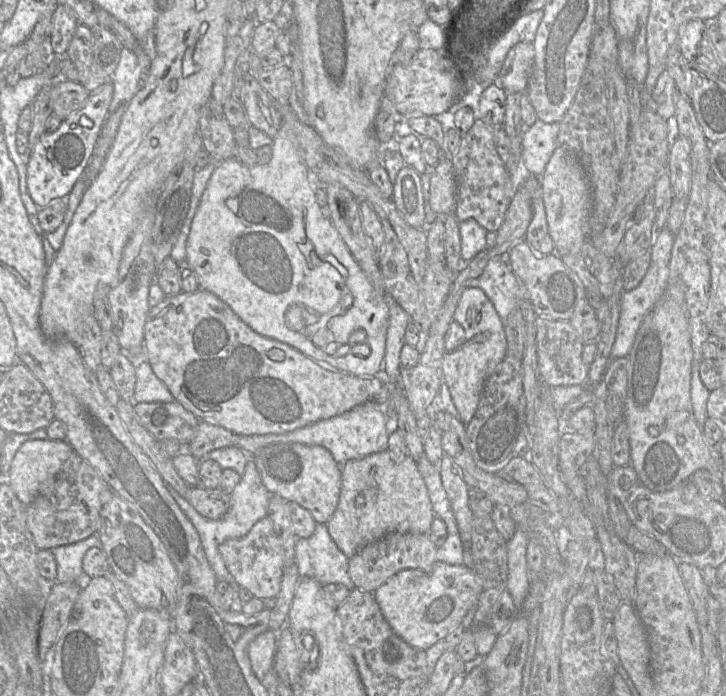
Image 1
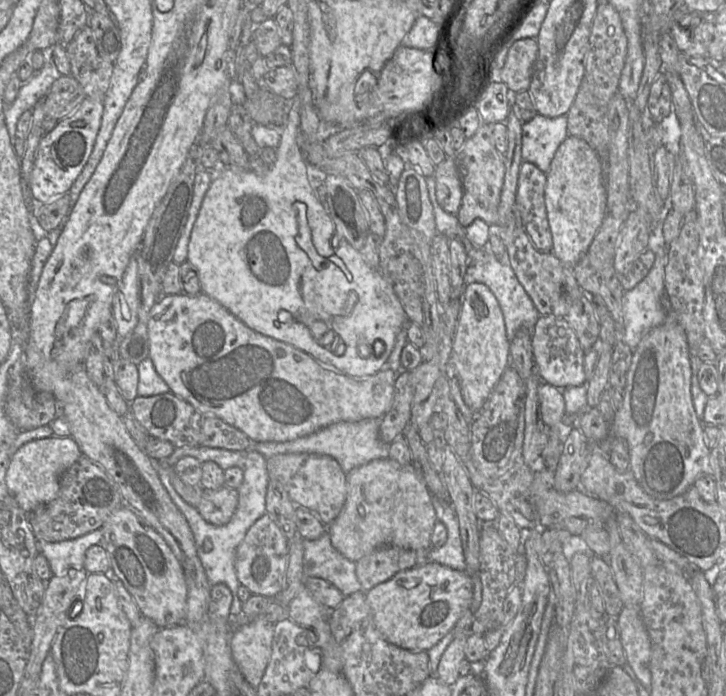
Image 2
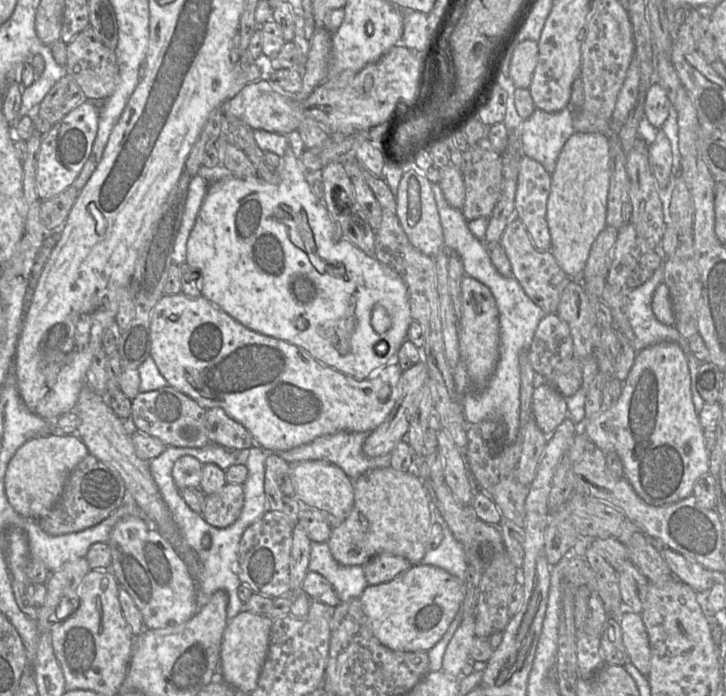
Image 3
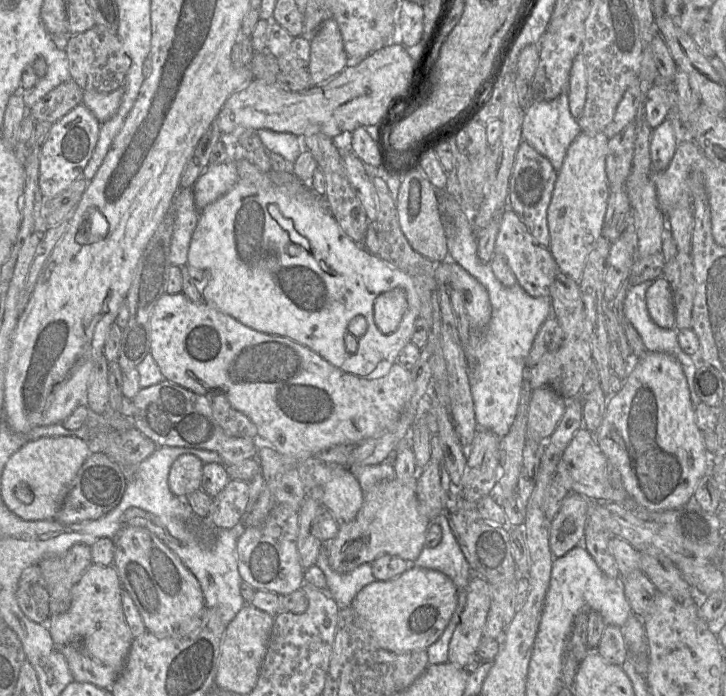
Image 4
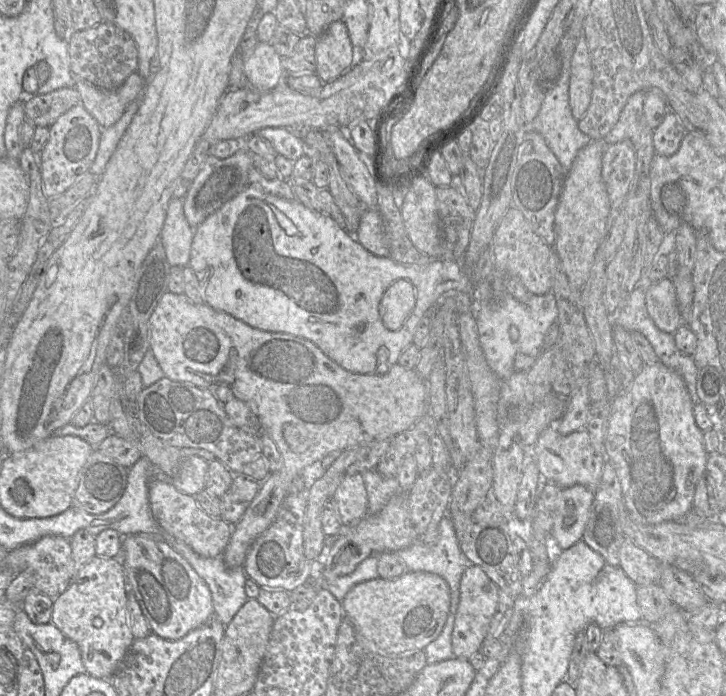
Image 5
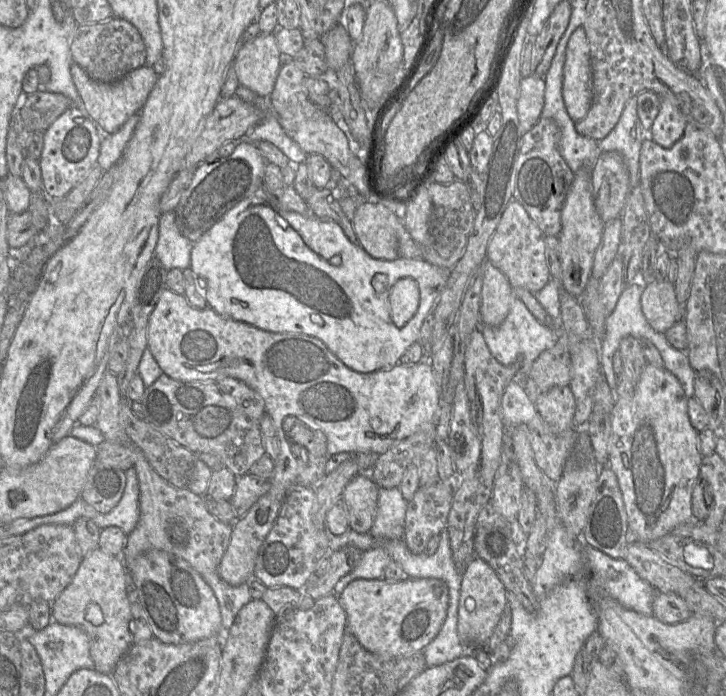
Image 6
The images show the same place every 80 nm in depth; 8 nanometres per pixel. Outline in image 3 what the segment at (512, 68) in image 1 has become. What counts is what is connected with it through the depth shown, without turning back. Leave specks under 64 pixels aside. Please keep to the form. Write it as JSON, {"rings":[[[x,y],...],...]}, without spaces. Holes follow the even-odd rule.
{"rings":[[[525,40],[513,51],[508,76],[515,88],[529,88],[538,62],[538,41]]]}

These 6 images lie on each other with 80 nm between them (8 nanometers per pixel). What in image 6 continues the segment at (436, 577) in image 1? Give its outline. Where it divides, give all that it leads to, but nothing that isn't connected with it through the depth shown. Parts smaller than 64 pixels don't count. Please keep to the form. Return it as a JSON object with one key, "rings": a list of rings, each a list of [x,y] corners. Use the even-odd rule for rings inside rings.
{"rings":[[[404,577],[401,580],[386,580],[380,579],[356,579],[350,582],[343,592],[338,596],[338,600],[342,605],[347,617],[347,631],[352,633],[364,649],[377,655],[381,658],[401,658],[403,656],[410,656],[417,652],[422,652],[423,649],[436,637],[439,633],[446,615],[449,604],[449,590],[443,580],[437,578],[409,578]]]}

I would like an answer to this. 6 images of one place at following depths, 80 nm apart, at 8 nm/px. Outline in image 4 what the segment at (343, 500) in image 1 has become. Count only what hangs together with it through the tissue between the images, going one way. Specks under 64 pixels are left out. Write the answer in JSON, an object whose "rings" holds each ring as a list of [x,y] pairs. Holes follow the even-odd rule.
{"rings":[[[416,477],[391,479],[372,486],[365,494],[362,507],[350,523],[339,527],[336,537],[327,544],[330,567],[348,573],[364,563],[372,563],[381,555],[398,556],[410,564],[425,547],[426,532],[432,520],[418,510]]]}

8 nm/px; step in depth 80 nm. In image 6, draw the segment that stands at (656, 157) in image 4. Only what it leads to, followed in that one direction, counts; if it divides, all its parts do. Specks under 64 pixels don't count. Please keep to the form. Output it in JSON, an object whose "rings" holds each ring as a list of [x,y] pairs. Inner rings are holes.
{"rings":[[[661,98],[660,109],[648,137],[663,148],[672,147],[683,135],[687,121],[672,102]]]}

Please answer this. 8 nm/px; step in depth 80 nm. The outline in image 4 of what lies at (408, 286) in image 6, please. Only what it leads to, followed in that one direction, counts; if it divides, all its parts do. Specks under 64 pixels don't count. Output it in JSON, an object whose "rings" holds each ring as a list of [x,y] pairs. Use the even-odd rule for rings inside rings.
{"rings":[[[401,288],[380,294],[373,305],[375,324],[384,334],[396,331],[407,307],[406,293]]]}

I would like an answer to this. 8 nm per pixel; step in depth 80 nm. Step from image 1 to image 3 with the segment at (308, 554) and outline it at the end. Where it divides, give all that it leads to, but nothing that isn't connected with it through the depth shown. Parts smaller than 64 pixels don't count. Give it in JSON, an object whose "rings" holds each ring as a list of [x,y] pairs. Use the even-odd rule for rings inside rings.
{"rings":[[[328,541],[312,542],[308,570],[325,577],[341,602],[359,598],[368,586],[363,567],[339,564],[331,554]]]}

